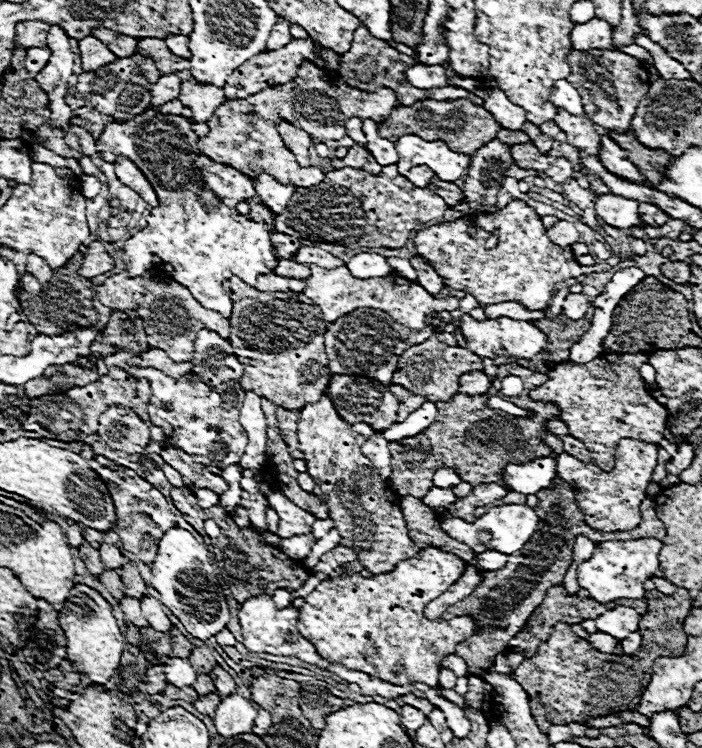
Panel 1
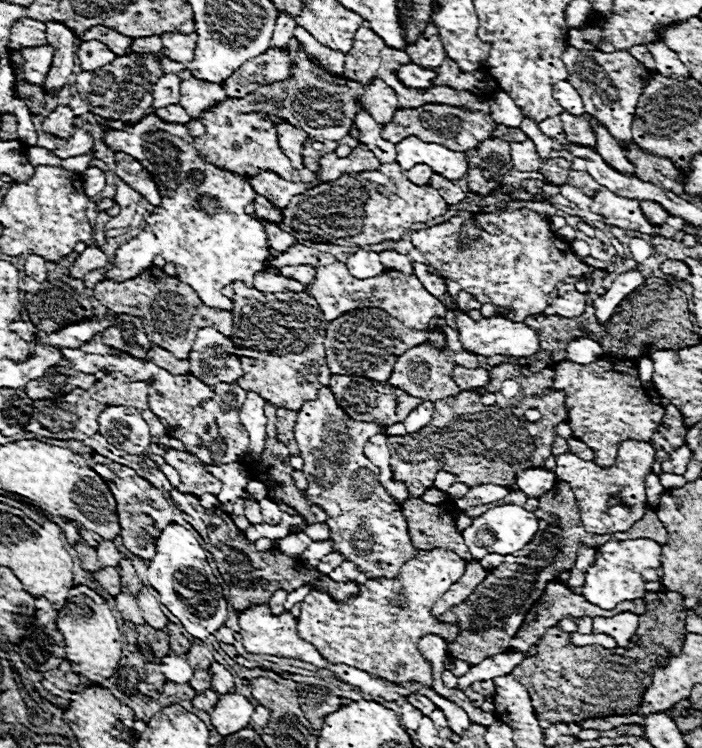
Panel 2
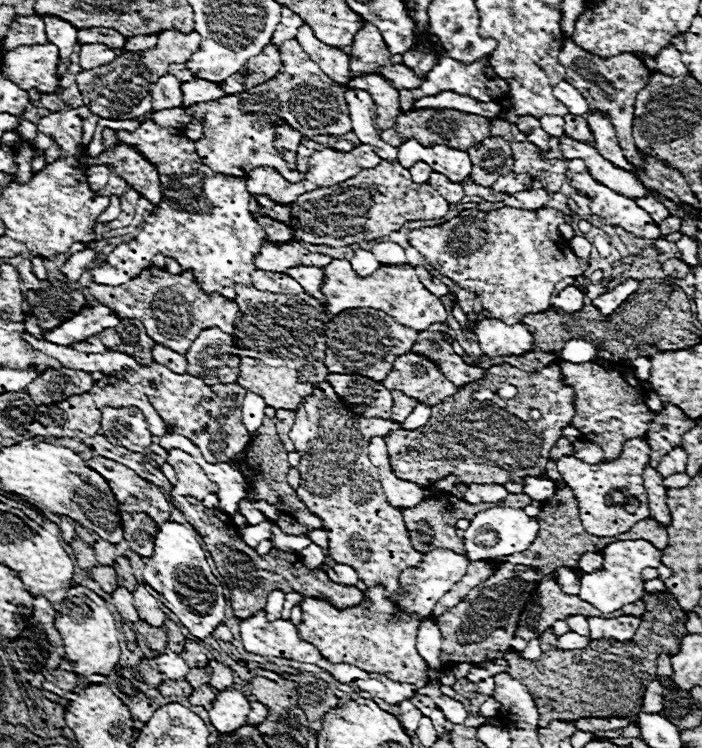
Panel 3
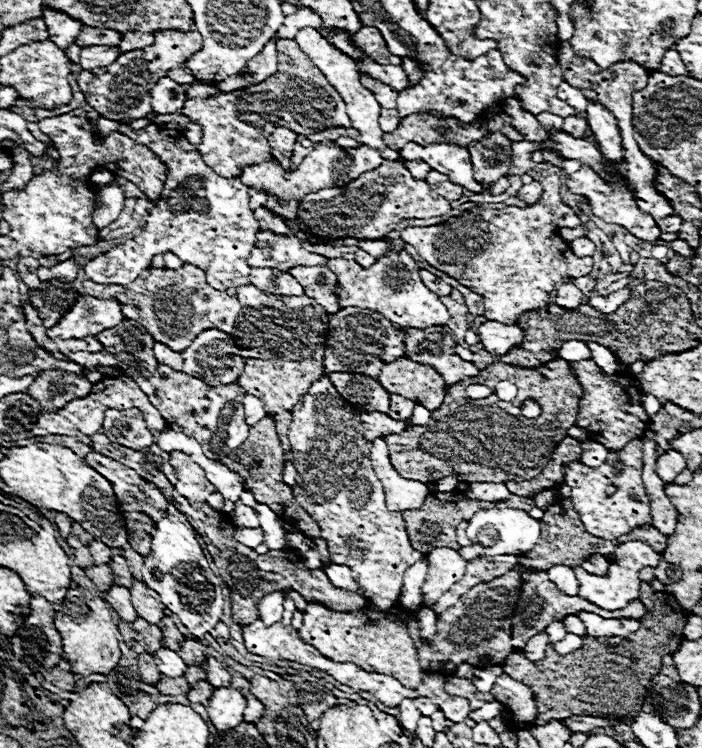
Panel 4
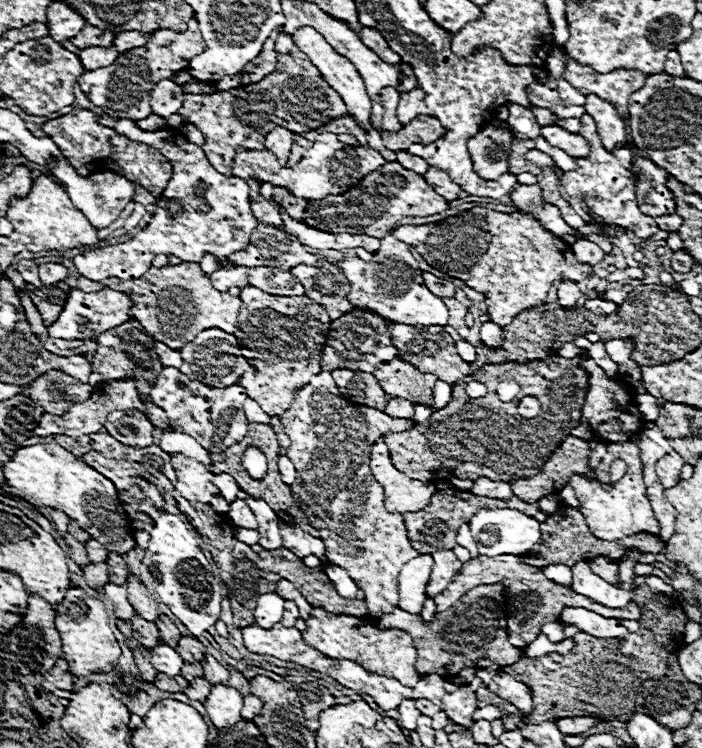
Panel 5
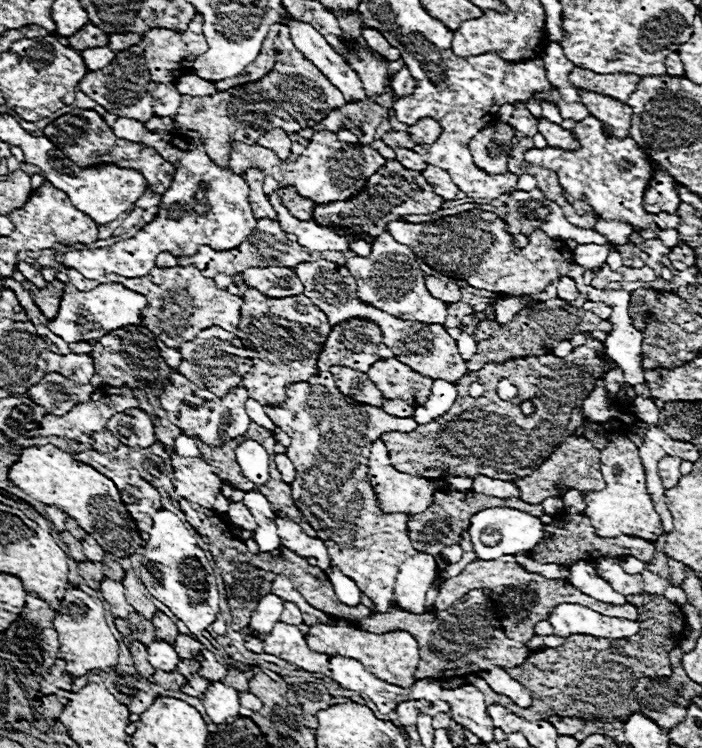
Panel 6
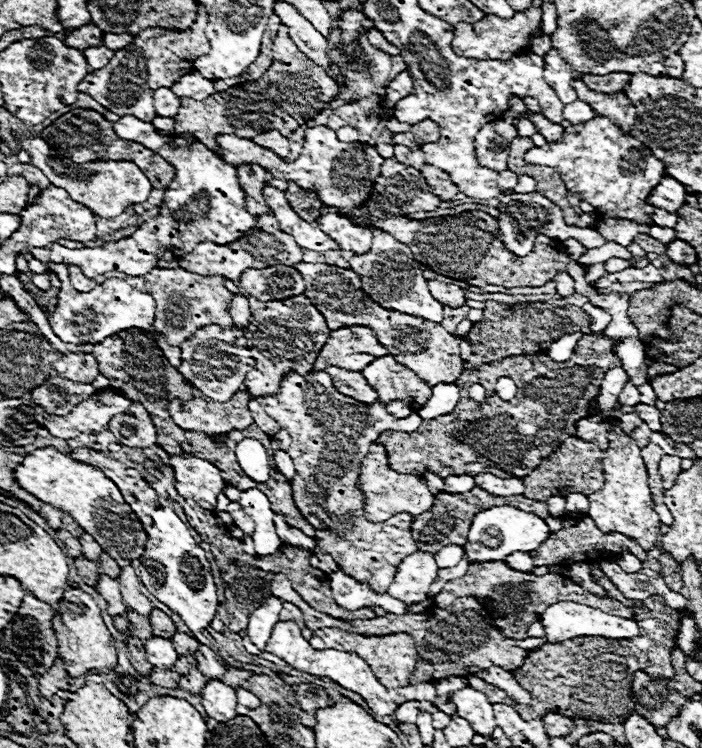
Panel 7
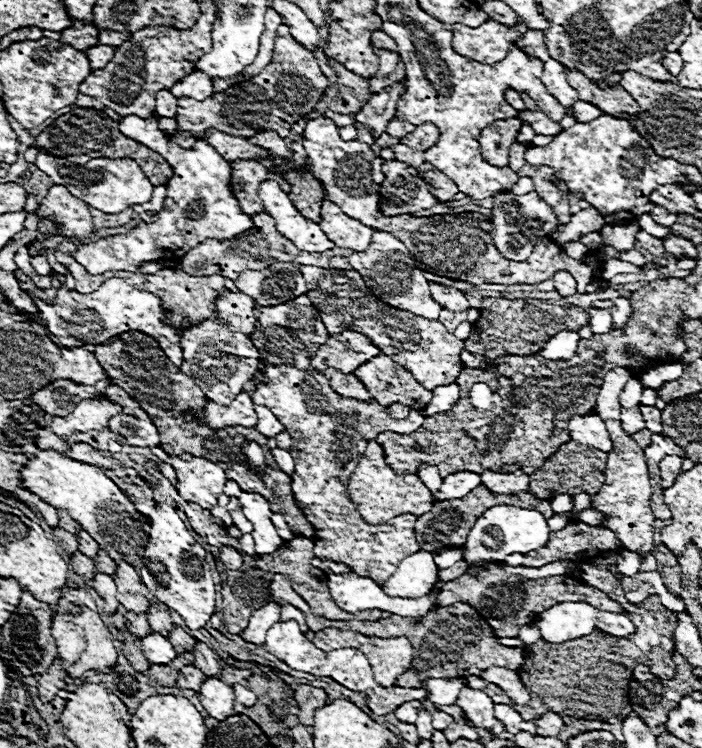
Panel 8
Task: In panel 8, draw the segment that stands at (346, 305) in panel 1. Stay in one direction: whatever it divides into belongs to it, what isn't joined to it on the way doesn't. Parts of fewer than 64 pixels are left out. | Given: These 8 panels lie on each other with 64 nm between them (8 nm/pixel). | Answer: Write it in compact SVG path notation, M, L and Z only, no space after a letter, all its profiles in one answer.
M374 230L370 246L364 252L354 252L350 256L350 264L356 272L360 272L364 276L366 286L382 302L388 302L390 306L408 310L408 312L428 318L428 320L438 320L442 308L432 300L424 272L416 268L418 262L412 258L412 254L406 250L406 246L400 240L396 240L392 234Z

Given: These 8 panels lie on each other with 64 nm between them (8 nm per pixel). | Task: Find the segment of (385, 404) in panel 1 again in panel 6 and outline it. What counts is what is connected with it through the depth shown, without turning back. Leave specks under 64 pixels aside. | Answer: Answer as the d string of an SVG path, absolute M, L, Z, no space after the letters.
M332 366L330 374L336 380L336 386L342 394L350 396L352 400L360 402L360 404L372 404L372 406L380 406L386 402L380 394L380 390L374 386L374 382L358 370L348 370L344 366Z

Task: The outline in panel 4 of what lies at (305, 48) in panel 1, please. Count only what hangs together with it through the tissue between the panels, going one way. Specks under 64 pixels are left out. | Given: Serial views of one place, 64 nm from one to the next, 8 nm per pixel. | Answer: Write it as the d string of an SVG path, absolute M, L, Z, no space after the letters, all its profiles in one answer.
M271 39L260 54L256 54L256 58L252 58L252 62L248 62L248 66L240 74L226 78L224 82L218 82L216 86L220 92L242 90L242 88L248 88L252 84L264 82L274 72L276 72L276 44Z

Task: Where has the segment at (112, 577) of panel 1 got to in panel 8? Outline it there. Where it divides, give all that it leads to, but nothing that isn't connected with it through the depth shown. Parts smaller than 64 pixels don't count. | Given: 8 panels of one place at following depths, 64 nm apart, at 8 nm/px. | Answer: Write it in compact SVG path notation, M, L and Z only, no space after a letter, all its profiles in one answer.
M74 552L74 554L72 554L72 558L70 558L70 562L72 562L74 572L76 572L78 576L82 576L86 582L94 578L96 570L94 570L92 558L88 558L88 556L86 556L86 554L82 554L82 552Z

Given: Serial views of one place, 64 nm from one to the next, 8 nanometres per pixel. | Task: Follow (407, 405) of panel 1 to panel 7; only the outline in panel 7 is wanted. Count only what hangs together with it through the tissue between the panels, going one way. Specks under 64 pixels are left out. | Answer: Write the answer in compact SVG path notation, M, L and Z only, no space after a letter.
M400 400L386 404L386 410L388 410L388 414L392 414L394 418L406 418L408 414L412 414L412 408L406 406L406 404L400 402Z

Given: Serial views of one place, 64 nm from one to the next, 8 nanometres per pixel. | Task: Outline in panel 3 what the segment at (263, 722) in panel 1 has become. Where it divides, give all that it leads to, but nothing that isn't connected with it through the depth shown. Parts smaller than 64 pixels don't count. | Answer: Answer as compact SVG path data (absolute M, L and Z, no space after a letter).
M252 702L250 704L250 714L248 714L248 718L246 718L246 724L262 724L264 722L264 718L266 718L266 714L268 714L268 708L266 706L262 706L260 702Z

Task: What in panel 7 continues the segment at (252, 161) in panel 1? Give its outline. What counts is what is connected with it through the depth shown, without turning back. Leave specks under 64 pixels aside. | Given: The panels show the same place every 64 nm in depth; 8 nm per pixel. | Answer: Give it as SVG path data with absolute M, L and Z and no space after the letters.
M216 92L200 102L192 98L180 98L180 110L176 114L176 134L188 132L216 154L216 134L236 134L238 138L252 140L258 134L252 126L234 119L230 122L226 118L228 102L230 100L226 92Z

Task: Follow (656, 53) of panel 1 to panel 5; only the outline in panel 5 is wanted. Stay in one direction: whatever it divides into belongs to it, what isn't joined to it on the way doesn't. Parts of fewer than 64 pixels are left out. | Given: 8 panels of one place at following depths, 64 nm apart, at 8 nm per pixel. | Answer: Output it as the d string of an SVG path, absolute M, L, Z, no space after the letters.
M670 50L668 56L666 56L666 66L664 66L664 72L670 74L670 76L684 76L684 66L680 62L680 56L676 50Z

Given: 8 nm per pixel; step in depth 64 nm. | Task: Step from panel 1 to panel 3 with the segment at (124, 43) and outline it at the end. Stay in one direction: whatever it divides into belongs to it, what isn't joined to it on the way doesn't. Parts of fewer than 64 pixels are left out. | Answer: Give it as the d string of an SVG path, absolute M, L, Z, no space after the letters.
M84 28L84 30L78 30L78 44L84 44L84 42L104 42L106 46L122 50L124 36L112 28Z

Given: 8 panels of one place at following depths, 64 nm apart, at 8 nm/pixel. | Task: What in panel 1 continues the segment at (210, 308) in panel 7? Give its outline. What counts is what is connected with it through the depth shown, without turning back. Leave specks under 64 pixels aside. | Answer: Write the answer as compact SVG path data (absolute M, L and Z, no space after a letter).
M150 268L142 276L136 276L136 278L128 278L128 274L120 272L120 274L110 276L104 284L94 286L94 290L96 290L96 298L104 306L108 306L112 310L134 310L144 320L144 330L146 330L150 346L160 346L160 350L164 350L166 354L172 356L170 342L184 342L184 358L172 356L174 362L192 360L196 332L202 328L214 330L224 338L230 336L230 320L228 318L224 318L220 312L202 308L200 302L196 302L196 298L190 294L190 290L186 286L172 280L160 268Z

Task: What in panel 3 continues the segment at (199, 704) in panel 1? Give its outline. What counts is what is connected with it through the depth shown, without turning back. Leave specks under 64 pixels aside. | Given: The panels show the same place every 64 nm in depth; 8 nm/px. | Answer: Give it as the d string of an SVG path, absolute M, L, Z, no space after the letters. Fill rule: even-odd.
M202 684L202 686L190 696L190 702L192 702L192 704L200 704L200 706L204 706L206 710L212 706L212 700L214 700L214 688L208 686L208 684ZM194 696L198 696L198 698L194 698Z

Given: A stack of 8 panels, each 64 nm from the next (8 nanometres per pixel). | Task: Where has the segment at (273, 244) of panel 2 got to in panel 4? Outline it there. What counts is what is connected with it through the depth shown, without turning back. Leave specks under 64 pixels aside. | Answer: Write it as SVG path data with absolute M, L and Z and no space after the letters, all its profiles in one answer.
M264 206L254 208L254 218L258 218L262 230L276 230L276 234L292 234L292 232L288 230L284 218L276 216L274 212L270 212L270 210L264 208Z

